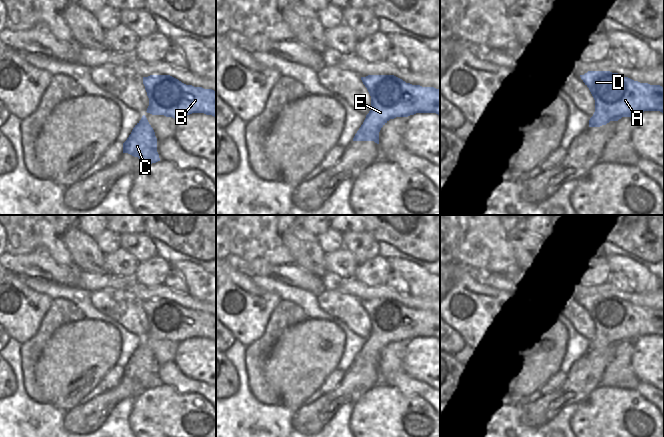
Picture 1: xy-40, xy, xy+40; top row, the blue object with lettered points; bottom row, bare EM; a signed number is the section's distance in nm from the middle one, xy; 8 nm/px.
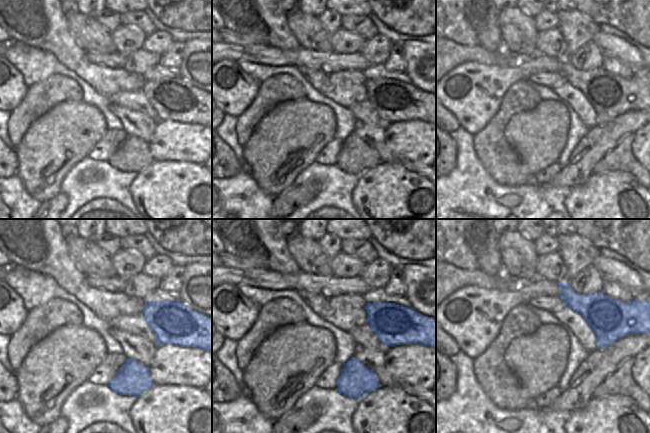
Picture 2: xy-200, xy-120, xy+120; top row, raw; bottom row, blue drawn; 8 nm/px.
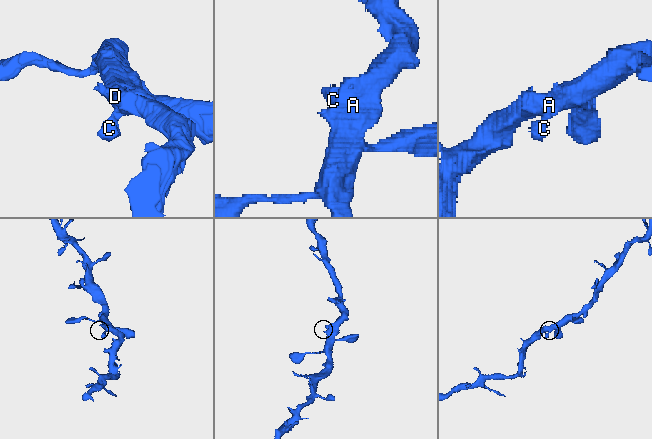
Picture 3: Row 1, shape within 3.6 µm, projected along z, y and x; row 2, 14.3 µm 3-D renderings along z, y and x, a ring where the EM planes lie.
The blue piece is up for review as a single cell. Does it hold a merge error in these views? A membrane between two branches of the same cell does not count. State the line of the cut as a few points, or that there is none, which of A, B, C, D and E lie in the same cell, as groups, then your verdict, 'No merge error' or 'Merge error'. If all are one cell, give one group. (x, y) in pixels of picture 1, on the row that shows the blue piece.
No split. Groups: A B C D E. No merge error

